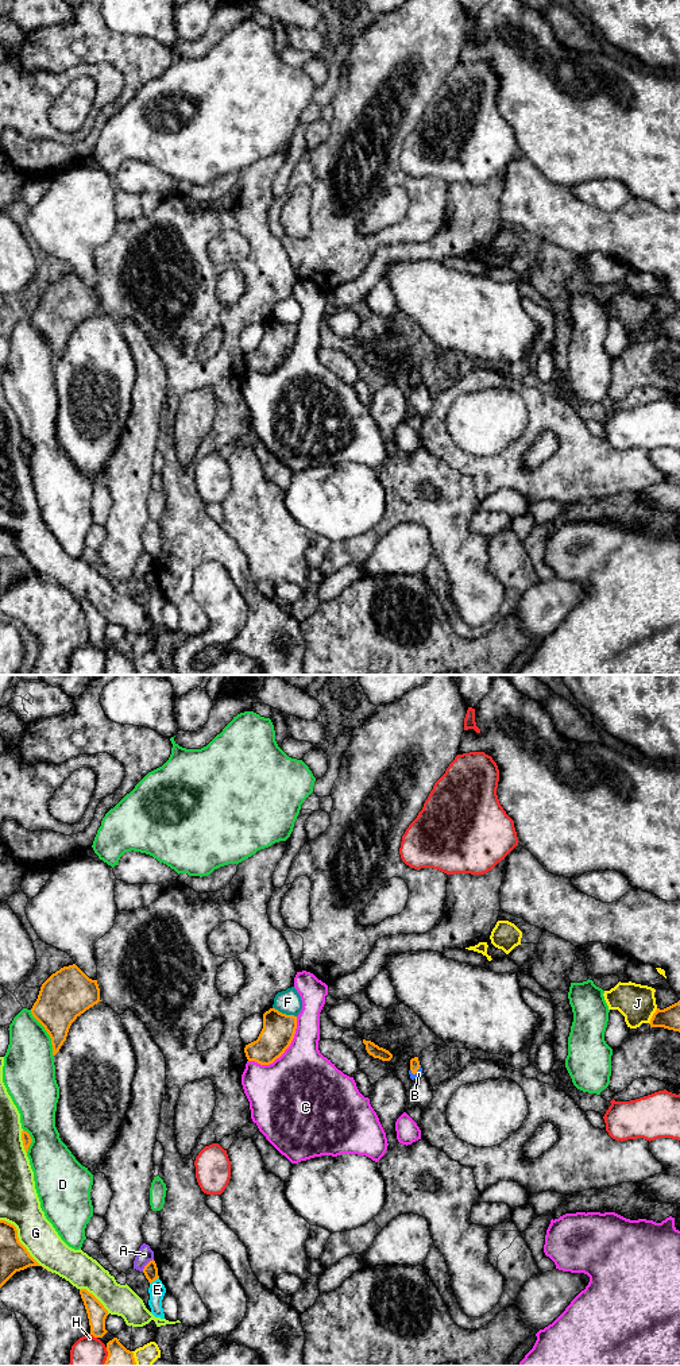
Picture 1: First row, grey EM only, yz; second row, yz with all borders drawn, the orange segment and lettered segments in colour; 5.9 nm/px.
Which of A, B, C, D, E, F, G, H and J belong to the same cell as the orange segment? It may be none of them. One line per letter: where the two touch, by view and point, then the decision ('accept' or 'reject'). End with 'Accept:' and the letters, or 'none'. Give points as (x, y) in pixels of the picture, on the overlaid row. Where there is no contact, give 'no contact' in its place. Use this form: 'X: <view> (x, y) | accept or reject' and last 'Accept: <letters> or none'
A: yz (146, 1265) | reject
B: yz (416, 1072) | accept
C: yz (284, 1052) | reject
D: yz (47, 1033) | reject
E: yz (154, 1280) | reject
F: yz (285, 1014) | reject
G: yz (20, 1243) | reject
H: yz (93, 1335) | reject
J: yz (652, 1017) | reject
Accept: B

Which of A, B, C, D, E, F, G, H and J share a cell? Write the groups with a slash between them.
A / B / C / D / E / F / G / H / J

